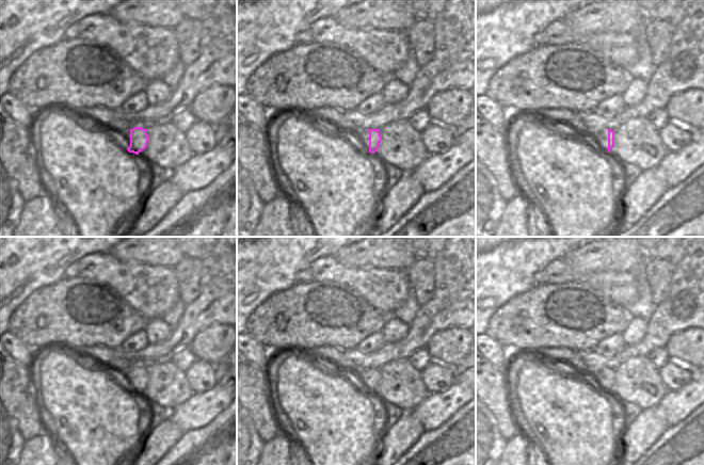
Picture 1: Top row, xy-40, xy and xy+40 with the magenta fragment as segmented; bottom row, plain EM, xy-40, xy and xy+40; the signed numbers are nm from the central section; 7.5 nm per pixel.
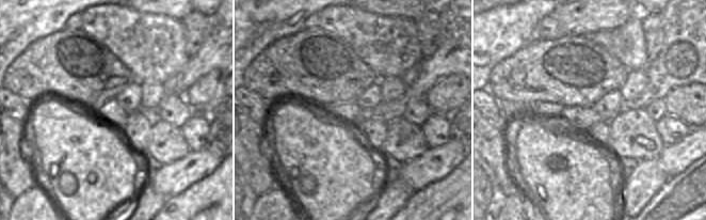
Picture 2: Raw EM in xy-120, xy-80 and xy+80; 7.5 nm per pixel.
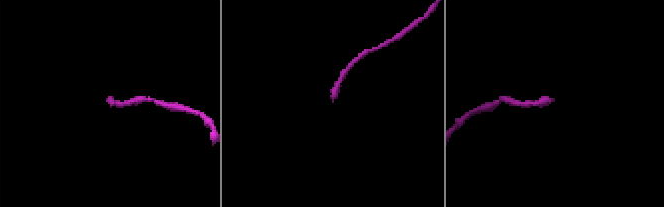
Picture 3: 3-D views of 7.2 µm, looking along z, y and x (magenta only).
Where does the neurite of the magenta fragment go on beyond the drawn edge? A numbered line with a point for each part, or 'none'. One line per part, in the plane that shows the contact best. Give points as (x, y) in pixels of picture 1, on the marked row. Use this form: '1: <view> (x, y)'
1: xy+40 (601, 138)

